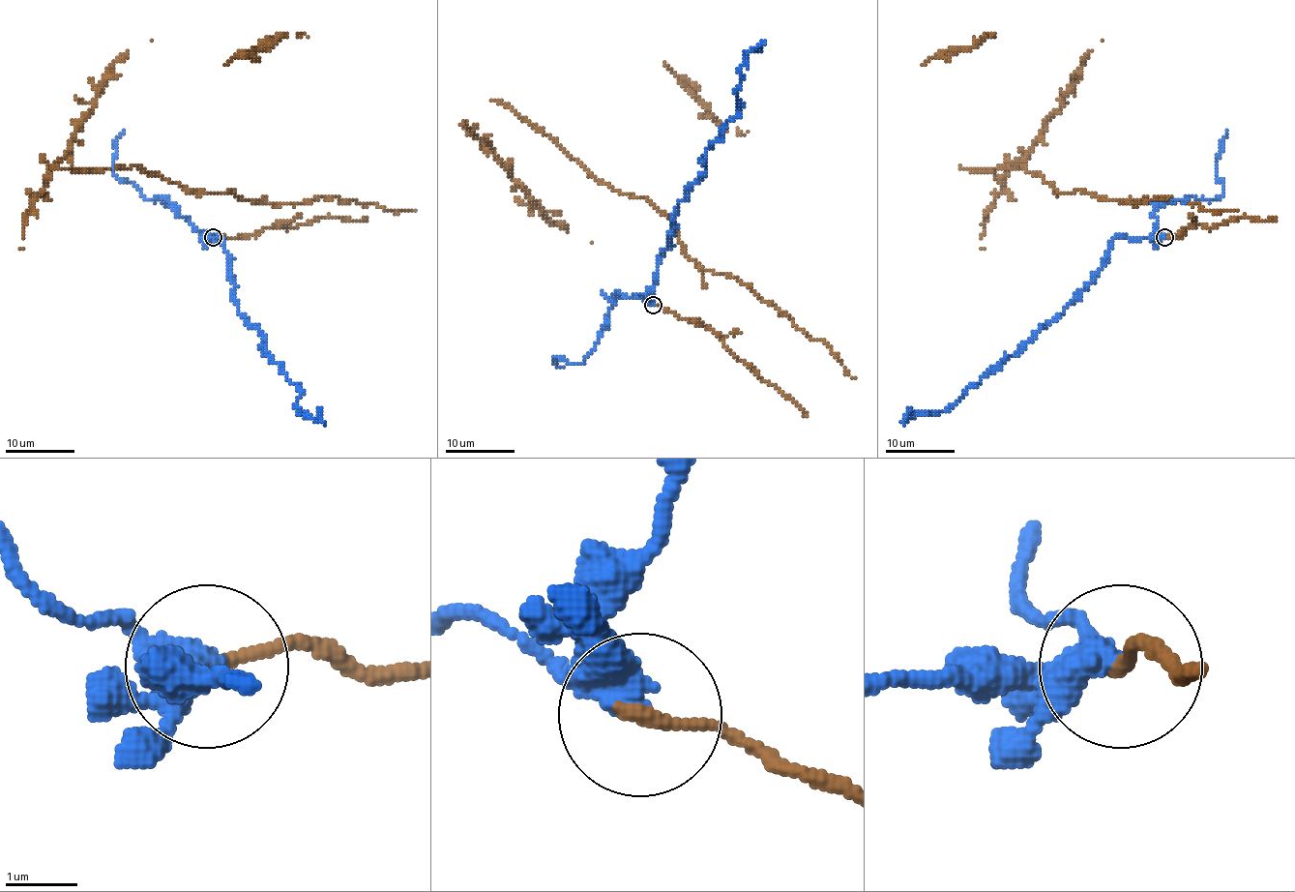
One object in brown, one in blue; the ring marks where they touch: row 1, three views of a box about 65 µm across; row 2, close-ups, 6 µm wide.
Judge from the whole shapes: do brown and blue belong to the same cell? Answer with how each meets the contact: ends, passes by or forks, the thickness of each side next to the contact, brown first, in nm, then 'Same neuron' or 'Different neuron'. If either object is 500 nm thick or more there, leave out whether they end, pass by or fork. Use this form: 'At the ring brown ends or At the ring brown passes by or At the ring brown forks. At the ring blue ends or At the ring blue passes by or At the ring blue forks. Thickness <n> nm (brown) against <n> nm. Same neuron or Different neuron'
At the ring brown ends. At the ring blue passes by. Thickness 220 nm (brown) against 400 nm. Different neuron

